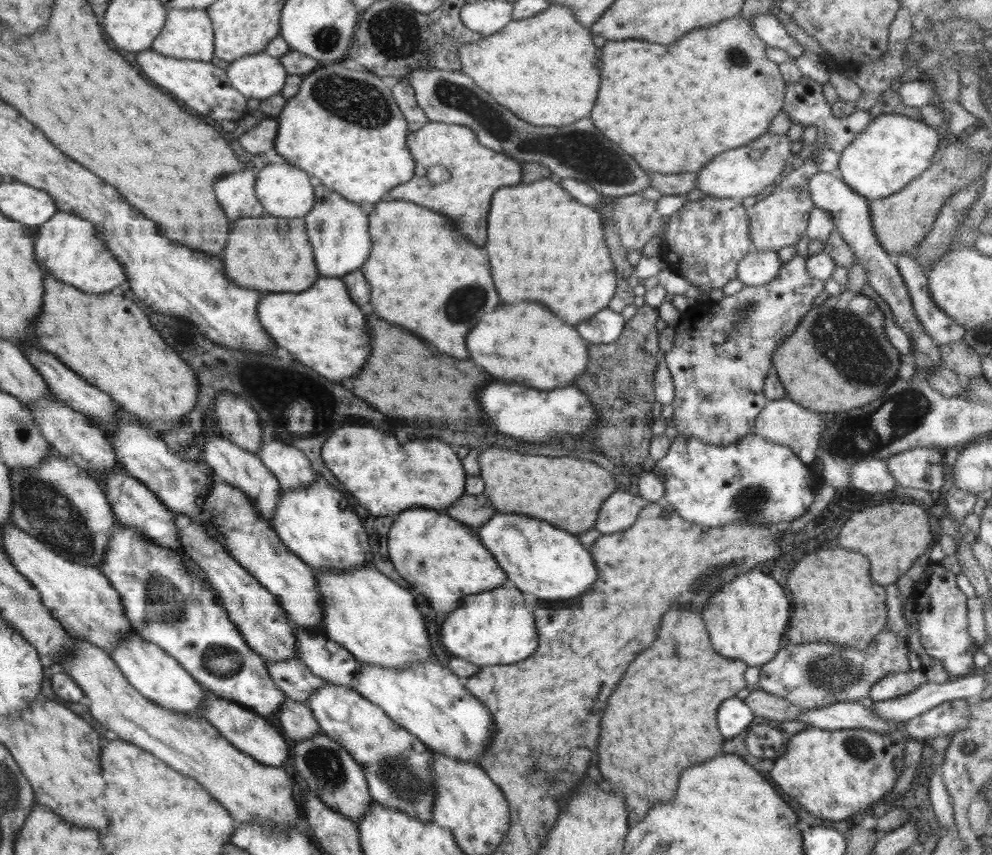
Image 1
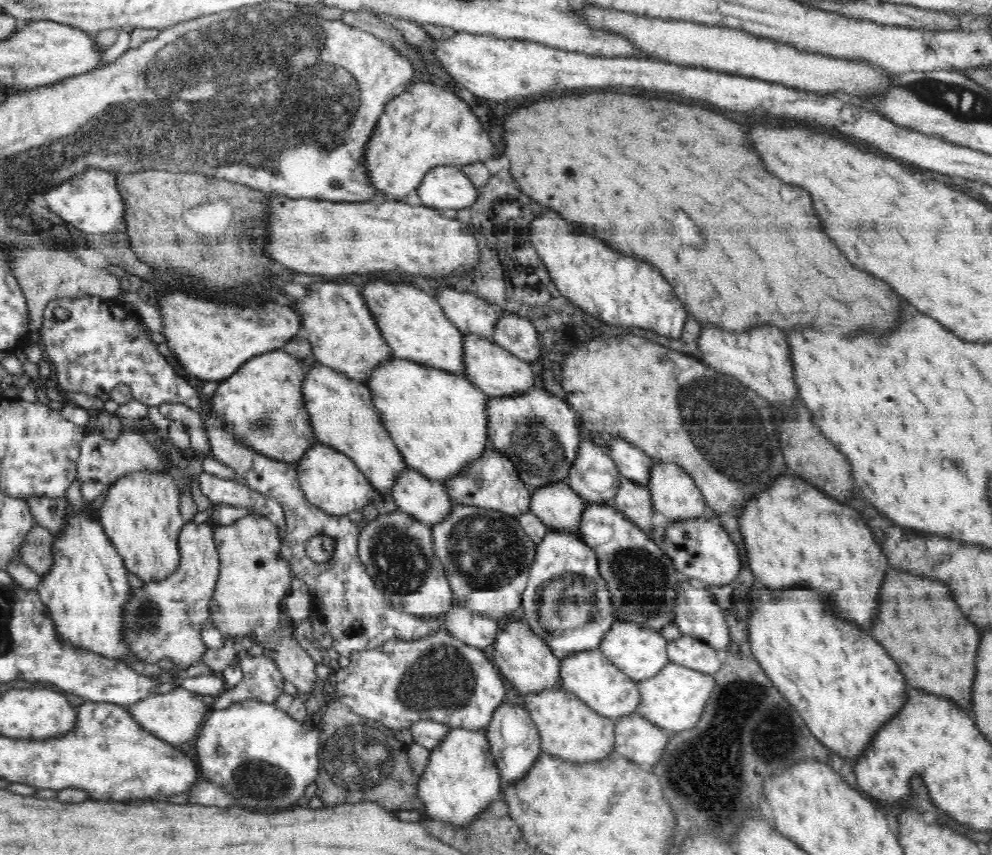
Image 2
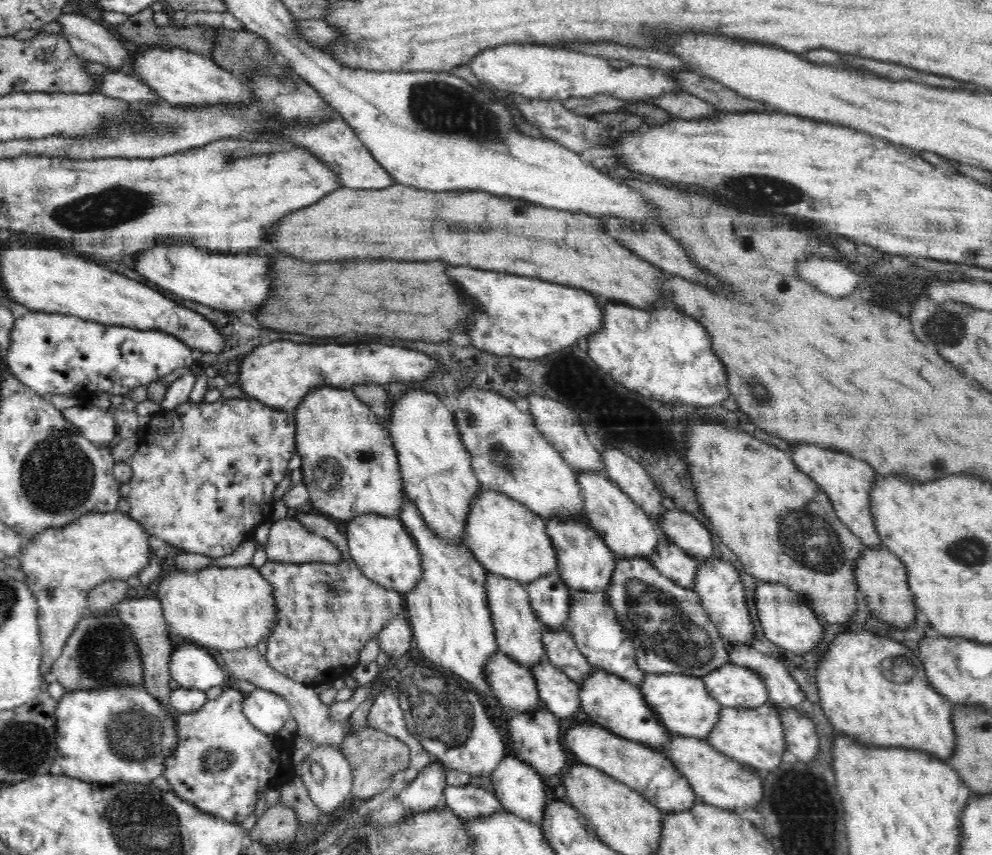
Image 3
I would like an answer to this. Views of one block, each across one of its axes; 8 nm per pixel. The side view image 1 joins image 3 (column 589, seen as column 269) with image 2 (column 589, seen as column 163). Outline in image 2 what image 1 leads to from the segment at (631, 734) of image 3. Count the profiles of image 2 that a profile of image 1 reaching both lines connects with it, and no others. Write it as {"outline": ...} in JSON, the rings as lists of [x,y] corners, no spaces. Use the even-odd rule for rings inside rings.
{"outline":[[[548,531],[537,544],[535,561],[530,568],[529,579],[522,597],[520,615],[526,619],[532,632],[536,633],[553,650],[559,659],[583,650],[598,649],[601,640],[615,621],[612,595],[598,570],[597,556],[578,532]]]}

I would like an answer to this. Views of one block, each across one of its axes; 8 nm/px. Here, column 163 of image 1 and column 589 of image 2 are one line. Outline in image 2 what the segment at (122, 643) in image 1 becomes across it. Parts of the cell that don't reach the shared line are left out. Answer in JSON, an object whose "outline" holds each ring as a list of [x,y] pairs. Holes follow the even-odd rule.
{"outline":[[[599,648],[567,655],[566,658],[561,659],[559,669],[562,686],[603,717],[616,720],[637,712],[638,703],[641,701],[637,681],[632,680],[610,662]]]}

